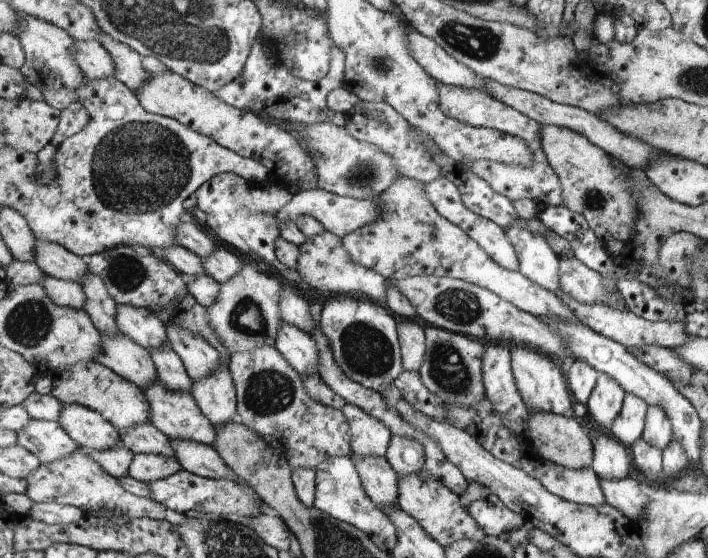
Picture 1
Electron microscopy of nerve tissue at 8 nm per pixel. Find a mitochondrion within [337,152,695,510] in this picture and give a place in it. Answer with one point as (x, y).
(366, 351)

